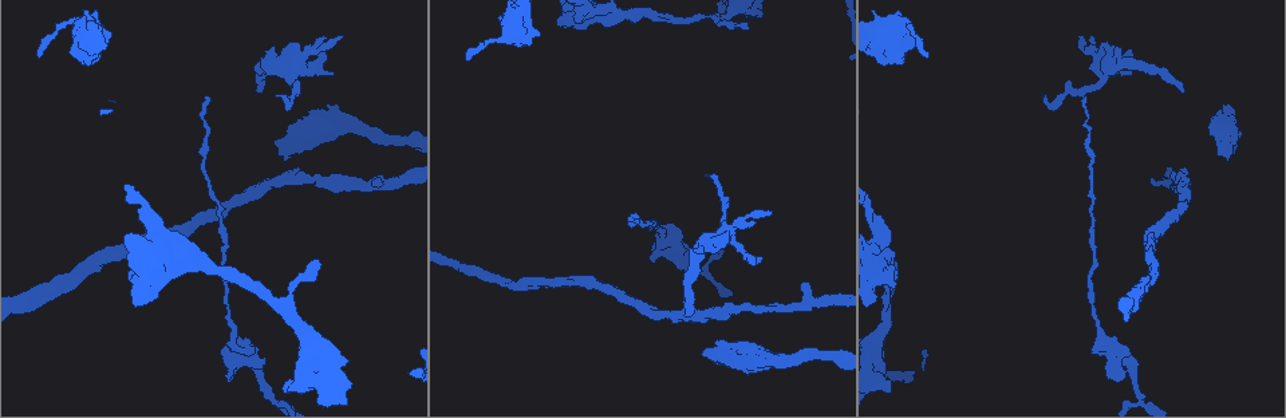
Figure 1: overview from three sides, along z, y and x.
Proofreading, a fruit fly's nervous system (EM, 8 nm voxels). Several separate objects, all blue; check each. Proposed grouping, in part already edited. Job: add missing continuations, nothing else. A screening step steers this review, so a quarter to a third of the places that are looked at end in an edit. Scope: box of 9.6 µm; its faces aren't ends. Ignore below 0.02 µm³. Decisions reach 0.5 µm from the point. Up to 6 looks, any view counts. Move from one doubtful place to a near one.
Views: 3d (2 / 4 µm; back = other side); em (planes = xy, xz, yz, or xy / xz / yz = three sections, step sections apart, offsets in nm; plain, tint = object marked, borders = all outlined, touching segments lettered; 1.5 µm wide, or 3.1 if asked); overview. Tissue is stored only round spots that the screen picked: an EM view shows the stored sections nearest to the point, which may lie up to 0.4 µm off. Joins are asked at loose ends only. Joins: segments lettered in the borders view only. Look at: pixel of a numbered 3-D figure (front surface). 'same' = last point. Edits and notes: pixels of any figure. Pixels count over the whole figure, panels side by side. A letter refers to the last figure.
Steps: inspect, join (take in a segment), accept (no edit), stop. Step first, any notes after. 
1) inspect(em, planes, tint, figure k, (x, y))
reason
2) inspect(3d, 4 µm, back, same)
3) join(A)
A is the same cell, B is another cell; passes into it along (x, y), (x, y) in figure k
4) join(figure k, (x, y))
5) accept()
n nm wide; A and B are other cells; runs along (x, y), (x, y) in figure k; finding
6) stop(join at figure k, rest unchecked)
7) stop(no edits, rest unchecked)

inspect(3d, 2 µm, figure 1, (1044, 96))
tapers out

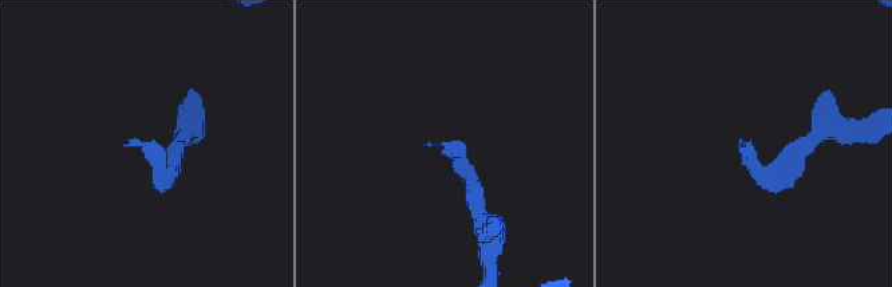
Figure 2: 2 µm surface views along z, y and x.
inspect(em, planes, plain, figure 2, (426, 143))
now the EM

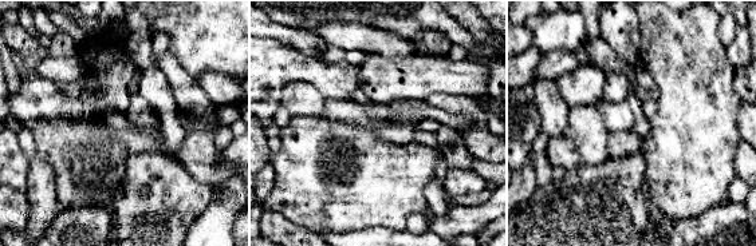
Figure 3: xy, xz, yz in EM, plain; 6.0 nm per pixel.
inspect(em, planes, borders, same)

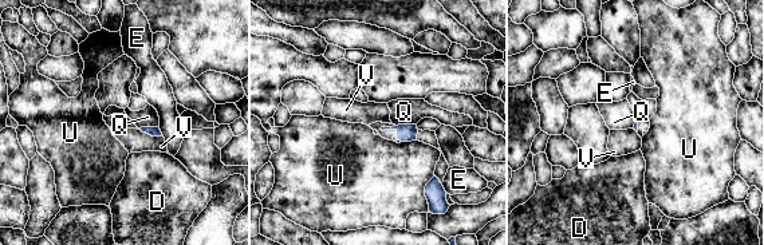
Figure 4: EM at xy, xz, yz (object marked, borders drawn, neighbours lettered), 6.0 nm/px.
accept()
D, E, Q, U and V are other cells; border along (137, 129), (162, 137) in figure 4; none of them fits

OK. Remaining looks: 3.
inspect(3d, 2 µm, figure 1, (1087, 97))
thin end

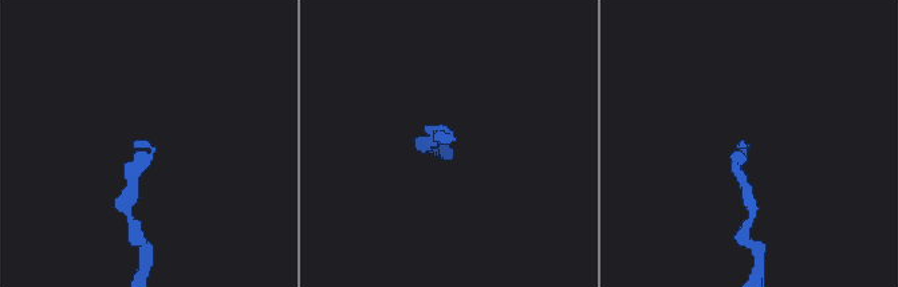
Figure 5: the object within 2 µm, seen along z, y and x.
inspect(em, 3.1 µm, xy, step 8, tint, figure 5, (742, 140))
now the EM

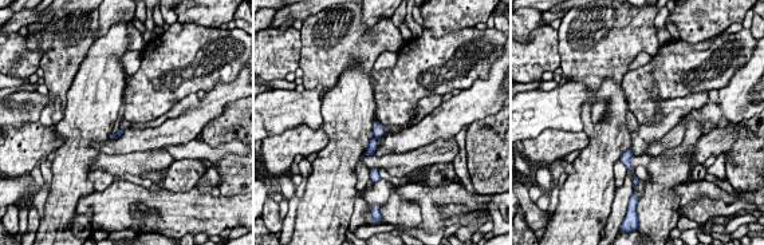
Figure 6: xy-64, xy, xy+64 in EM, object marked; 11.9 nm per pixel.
inspect(em, 3.1 µm, planes, borders, same)

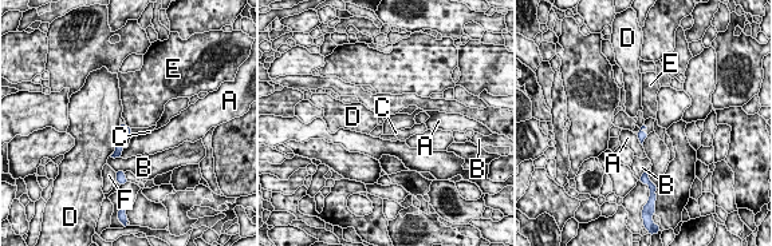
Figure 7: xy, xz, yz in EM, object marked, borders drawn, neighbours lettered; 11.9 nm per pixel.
accept()
A, B, C, D, E and F are other cells; no lettered segment goes on from it

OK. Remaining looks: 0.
stop(no edits, rest unchecked)

